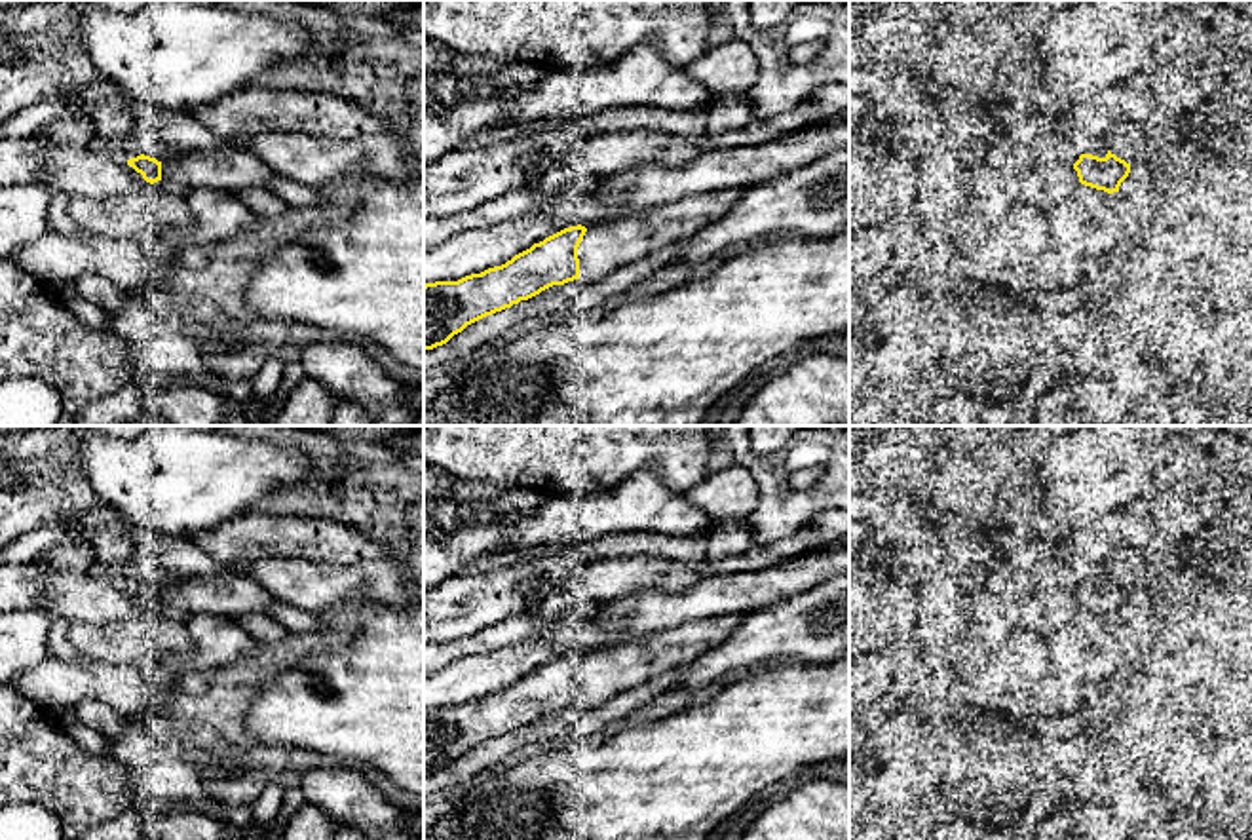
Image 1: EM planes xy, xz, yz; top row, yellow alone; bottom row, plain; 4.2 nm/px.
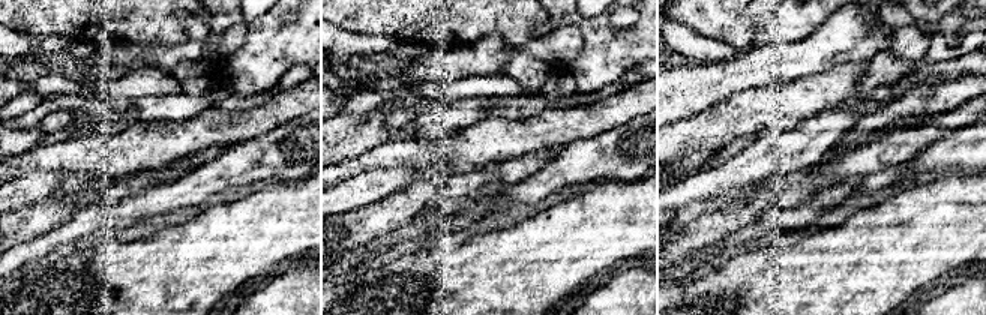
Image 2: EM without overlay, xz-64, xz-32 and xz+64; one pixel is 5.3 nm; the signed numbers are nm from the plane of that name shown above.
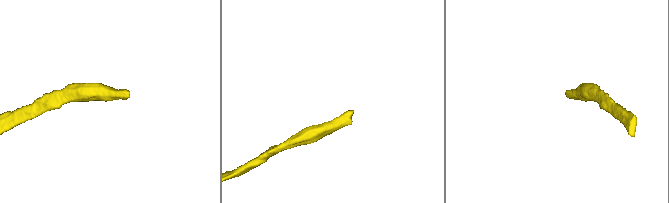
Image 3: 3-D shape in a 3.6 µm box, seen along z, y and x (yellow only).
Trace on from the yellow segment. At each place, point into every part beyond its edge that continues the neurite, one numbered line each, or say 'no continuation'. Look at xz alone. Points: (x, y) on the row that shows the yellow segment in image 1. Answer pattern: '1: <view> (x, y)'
1: xz (608, 246)

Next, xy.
1: xy (227, 170)

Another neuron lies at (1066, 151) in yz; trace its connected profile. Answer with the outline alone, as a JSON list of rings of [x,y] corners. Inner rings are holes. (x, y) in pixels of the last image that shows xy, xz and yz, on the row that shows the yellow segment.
[[[1056,127],[1049,137],[1034,144],[1028,154],[1035,163],[1053,163],[1060,160],[1068,165],[1073,165],[1081,156],[1064,127]]]

